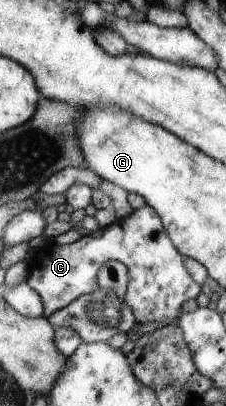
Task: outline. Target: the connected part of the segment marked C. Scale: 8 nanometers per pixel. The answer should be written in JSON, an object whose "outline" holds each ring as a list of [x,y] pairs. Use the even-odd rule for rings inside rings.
{"outline":[[[146,204],[106,229],[99,228],[94,234],[83,234],[74,243],[45,244],[37,260],[30,263],[26,280],[41,297],[44,306],[42,316],[48,319],[79,296],[95,292],[99,269],[109,261],[122,262],[128,268],[126,301],[137,325],[161,322],[164,318],[168,318],[169,323],[178,324],[185,300],[193,300],[201,292],[201,286],[185,270],[183,255],[168,236],[161,217]]]}

